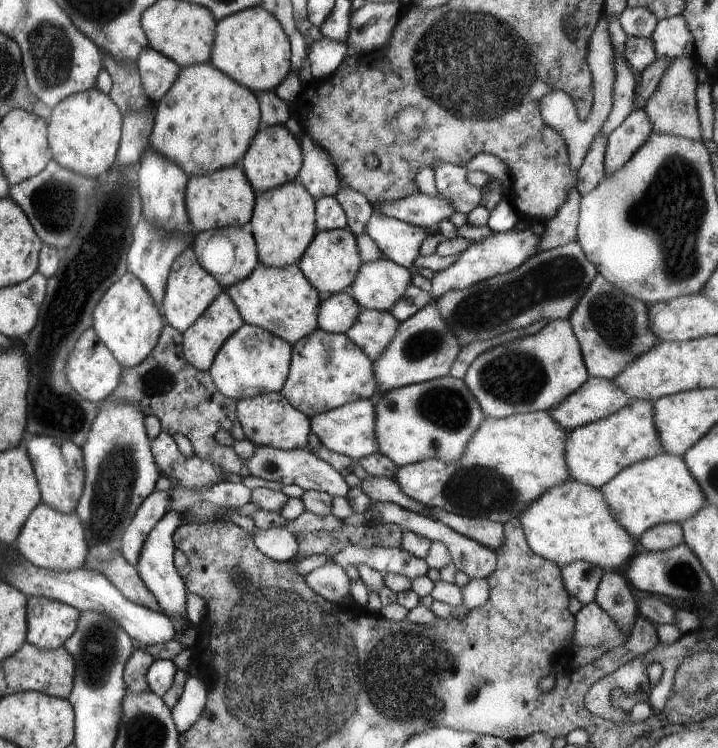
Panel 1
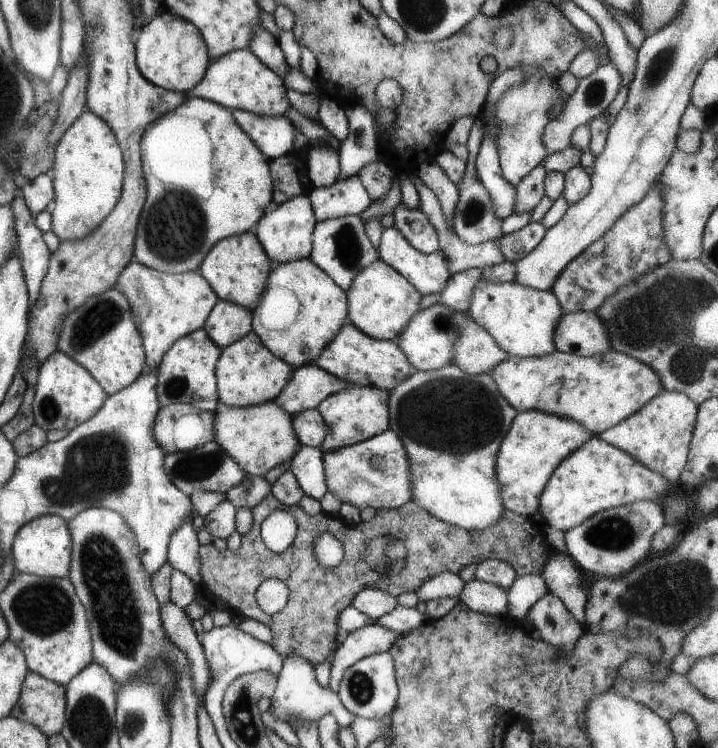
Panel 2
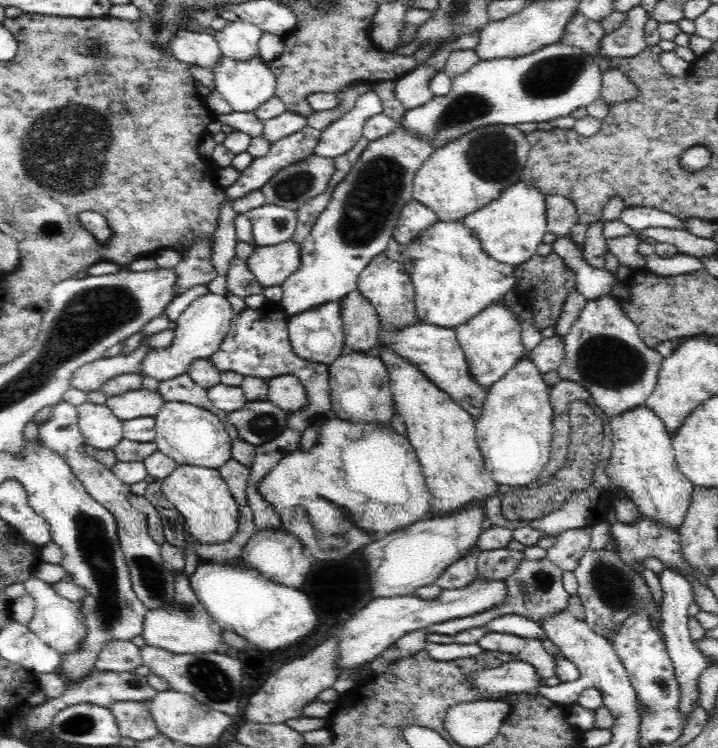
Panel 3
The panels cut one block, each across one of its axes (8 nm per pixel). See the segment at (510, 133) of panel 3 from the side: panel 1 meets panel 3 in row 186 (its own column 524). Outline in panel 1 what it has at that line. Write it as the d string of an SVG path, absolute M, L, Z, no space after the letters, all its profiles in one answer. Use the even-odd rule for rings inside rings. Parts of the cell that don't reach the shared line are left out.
M546 411L519 413L503 418L483 418L483 422L469 438L465 452L455 462L425 459L398 468L394 478L401 492L409 498L432 508L441 508L445 512L463 517L473 517L505 524L513 518L519 518L531 502L537 500L545 490L565 482L569 472L565 465L565 440L568 430L561 428Z

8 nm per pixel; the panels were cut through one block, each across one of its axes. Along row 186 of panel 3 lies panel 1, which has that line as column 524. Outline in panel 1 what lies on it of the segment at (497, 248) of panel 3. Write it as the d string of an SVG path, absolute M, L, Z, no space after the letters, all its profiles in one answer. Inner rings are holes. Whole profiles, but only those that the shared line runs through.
M568 478L545 490L521 512L518 520L529 549L559 568L579 561L589 562L604 571L615 572L612 570L627 566L634 556L635 538L611 514L601 490L574 479Z

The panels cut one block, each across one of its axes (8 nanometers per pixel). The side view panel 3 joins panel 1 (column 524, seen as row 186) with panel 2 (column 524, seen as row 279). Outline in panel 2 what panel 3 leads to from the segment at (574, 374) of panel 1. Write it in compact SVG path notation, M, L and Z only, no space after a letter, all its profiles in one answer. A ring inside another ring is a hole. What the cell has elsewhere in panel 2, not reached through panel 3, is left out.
M477 280L473 286L473 294L469 300L467 315L475 324L488 332L495 344L505 350L509 356L527 358L545 356L554 351L553 332L561 318L557 298L549 289L535 290L529 286L521 286L515 282L481 282Z

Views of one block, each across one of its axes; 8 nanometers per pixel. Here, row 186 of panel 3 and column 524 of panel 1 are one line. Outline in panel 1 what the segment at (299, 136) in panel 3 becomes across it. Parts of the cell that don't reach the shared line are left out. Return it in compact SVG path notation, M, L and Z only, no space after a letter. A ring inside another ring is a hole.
M511 227L507 232L493 233L487 238L477 240L477 242L471 241L471 244L462 250L457 256L457 260L450 266L447 266L445 270L441 272L435 272L433 278L430 279L432 288L429 292L429 302L427 304L437 304L443 294L449 292L449 290L463 290L467 286L473 286L477 282L483 282L487 278L493 278L497 274L509 273L509 270L515 270L517 266L525 264L527 258L531 258L533 254L539 252L539 238L541 234L535 234L535 232L529 230L515 230Z

